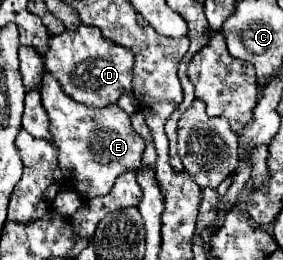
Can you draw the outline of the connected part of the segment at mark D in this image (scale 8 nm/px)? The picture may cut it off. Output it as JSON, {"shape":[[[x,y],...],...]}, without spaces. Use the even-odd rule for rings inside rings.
{"shape":[[[81,25],[77,31],[63,31],[59,35],[51,35],[49,49],[45,55],[45,69],[53,73],[63,91],[87,105],[87,107],[107,107],[111,103],[117,103],[117,99],[123,93],[131,93],[131,83],[133,83],[133,53],[129,49],[123,49],[99,33],[99,29]],[[79,63],[89,63],[89,79],[83,81],[81,77],[75,75],[75,67]]]}

